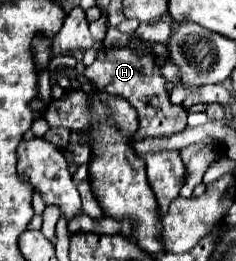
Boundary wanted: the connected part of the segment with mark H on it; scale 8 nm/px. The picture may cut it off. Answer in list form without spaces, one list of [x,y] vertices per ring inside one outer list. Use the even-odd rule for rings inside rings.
[[[123,47],[123,49],[101,49],[97,53],[97,59],[91,67],[85,69],[85,77],[91,79],[99,91],[107,91],[111,95],[121,95],[125,97],[131,105],[135,105],[139,113],[139,129],[135,139],[145,139],[145,137],[165,137],[179,133],[187,127],[187,111],[183,105],[173,105],[169,101],[169,93],[165,91],[167,79],[161,77],[159,65],[155,63],[153,53],[149,51],[137,51],[133,47]]]

